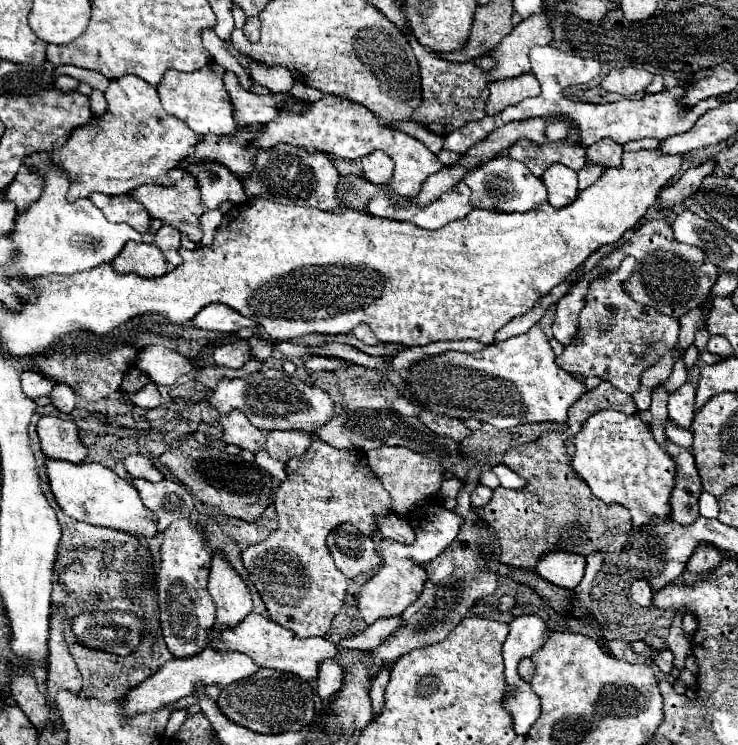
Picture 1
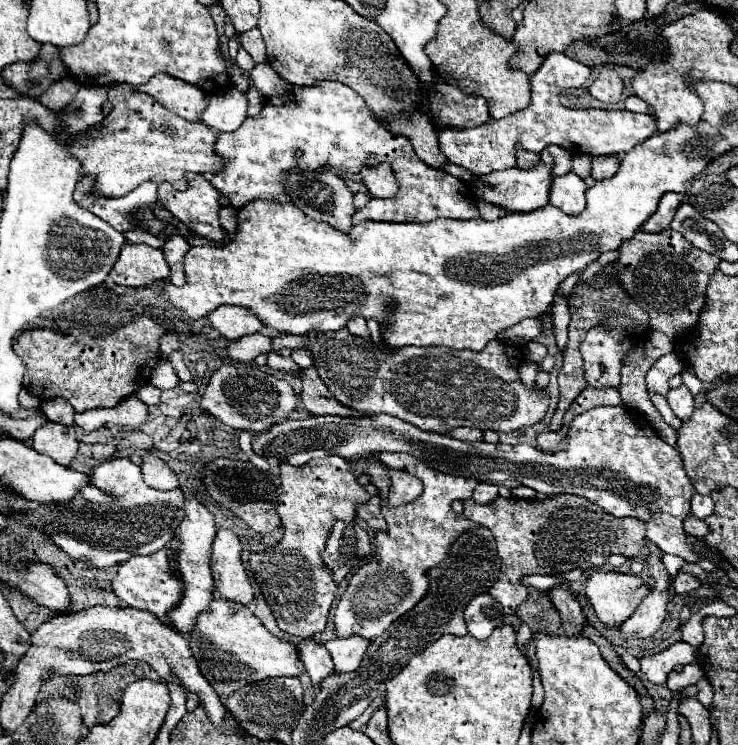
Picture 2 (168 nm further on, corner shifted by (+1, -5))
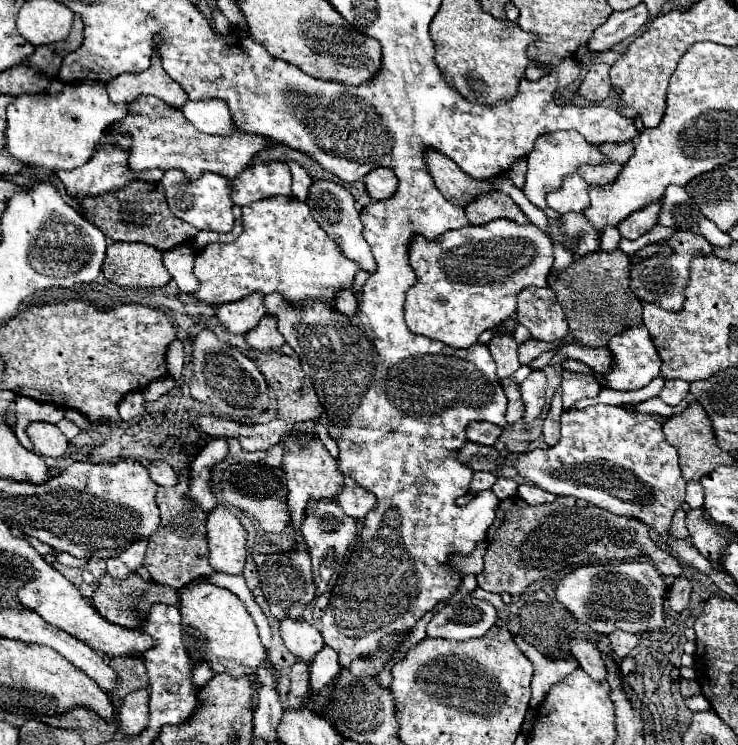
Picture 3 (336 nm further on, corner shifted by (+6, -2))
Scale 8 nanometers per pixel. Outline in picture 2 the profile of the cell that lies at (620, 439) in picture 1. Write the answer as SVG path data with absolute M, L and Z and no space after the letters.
M595 407L577 415L569 427L567 449L557 453L545 453L527 443L503 445L503 443L465 443L449 435L423 431L413 423L407 423L391 415L361 415L361 417L311 417L303 421L287 419L257 435L253 439L253 451L275 465L303 465L311 459L327 455L339 455L347 461L357 461L367 455L383 451L409 453L429 467L471 477L477 481L505 485L517 481L545 495L579 495L599 505L615 517L635 517L647 525L647 539L653 541L663 553L679 555L689 563L699 561L697 553L685 541L683 521L689 515L689 501L695 489L685 473L683 459L677 449L663 443L651 423L629 407Z

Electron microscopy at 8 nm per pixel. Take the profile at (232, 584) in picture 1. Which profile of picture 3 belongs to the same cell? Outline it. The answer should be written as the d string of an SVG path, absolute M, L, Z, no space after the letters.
M218 504L206 522L208 530L208 546L210 546L210 564L216 572L224 574L242 574L244 560L248 554L246 548L246 528L240 520L222 504Z

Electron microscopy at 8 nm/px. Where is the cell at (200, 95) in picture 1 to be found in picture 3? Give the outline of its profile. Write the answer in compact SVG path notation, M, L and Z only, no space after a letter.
M154 43L151 66L146 72L120 74L110 84L106 84L106 88L108 88L110 100L116 104L128 104L128 102L134 102L136 98L148 96L148 94L164 100L166 104L170 104L174 108L180 108L188 100L182 86L176 84L174 80L170 80L170 76L160 66L160 53L156 43Z

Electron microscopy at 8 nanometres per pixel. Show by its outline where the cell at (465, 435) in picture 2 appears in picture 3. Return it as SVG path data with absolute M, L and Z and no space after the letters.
M474 422L474 424L470 424L466 434L468 434L470 442L494 446L498 442L502 430L498 426L494 426L494 424L488 424L488 422Z

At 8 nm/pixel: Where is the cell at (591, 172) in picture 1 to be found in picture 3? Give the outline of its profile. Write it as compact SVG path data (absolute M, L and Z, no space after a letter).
M618 142L618 144L600 144L600 150L610 158L610 162L626 162L630 154L634 154L632 142Z

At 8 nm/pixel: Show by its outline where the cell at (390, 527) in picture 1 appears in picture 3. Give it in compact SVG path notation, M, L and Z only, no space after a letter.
M346 478L342 492L336 496L336 502L342 506L342 510L348 516L362 520L366 512L370 512L376 506L376 496L364 490L362 486L358 486L352 478Z

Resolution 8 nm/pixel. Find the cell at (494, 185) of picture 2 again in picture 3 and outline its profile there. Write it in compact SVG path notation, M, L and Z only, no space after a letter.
M576 130L542 134L542 136L538 136L534 150L528 154L528 174L526 174L524 194L532 204L536 204L538 208L544 210L546 194L558 190L566 176L576 174L578 168L584 164L608 164L608 162L610 160L598 150L598 146L584 140L582 134L578 134Z

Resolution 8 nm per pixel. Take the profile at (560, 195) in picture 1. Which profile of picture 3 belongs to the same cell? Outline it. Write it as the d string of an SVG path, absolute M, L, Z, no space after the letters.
M574 174L564 180L564 186L556 192L548 194L548 206L556 210L558 214L568 214L568 212L582 212L590 206L590 196L588 196L588 184L584 182L582 176Z

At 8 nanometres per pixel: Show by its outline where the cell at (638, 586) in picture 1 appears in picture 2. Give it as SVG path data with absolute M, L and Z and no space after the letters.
M595 571L587 579L585 593L603 623L621 625L635 613L649 587L635 575Z

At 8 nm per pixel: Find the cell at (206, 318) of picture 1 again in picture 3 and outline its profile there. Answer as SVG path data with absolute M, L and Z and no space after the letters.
M254 292L238 302L226 302L216 308L216 316L232 334L246 334L266 316L264 296Z

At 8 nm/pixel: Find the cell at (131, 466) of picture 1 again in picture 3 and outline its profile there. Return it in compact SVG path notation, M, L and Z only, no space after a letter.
M152 462L148 466L148 472L150 472L150 478L158 484L158 486L174 486L178 480L176 480L176 472L172 470L170 464L166 462Z

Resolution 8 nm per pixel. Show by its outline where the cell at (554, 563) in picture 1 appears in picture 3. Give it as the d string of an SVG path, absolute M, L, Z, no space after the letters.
M572 638L570 640L570 650L572 656L578 660L578 664L582 666L582 670L596 682L602 682L606 678L606 668L604 668L604 660L602 654L596 650L596 646L588 640L580 640L580 638Z

